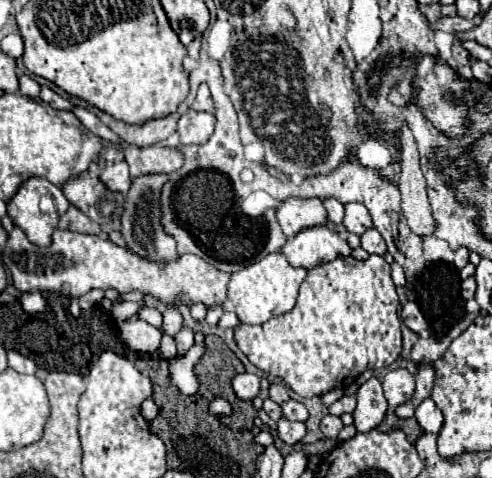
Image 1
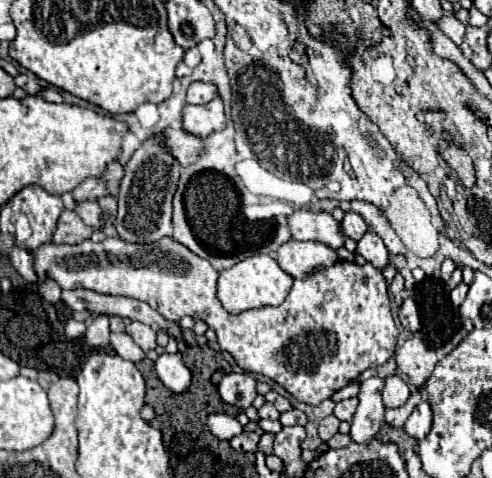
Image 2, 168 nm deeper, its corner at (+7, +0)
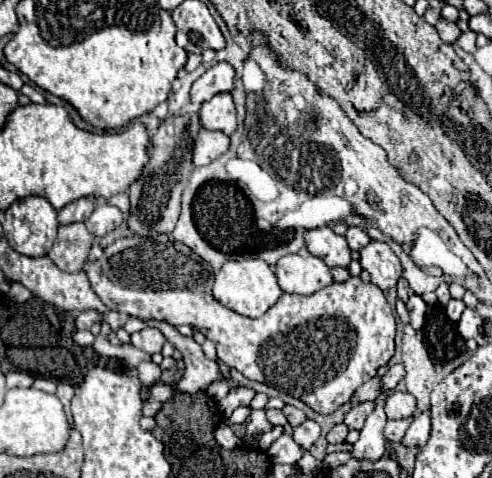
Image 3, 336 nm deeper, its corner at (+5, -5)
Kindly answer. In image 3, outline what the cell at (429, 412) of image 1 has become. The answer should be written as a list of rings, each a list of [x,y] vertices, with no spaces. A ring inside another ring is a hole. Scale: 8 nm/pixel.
[[[421,413],[419,417],[413,419],[413,423],[409,425],[405,437],[401,439],[401,443],[405,447],[423,447],[429,441],[429,433],[431,433],[431,419],[429,413]]]

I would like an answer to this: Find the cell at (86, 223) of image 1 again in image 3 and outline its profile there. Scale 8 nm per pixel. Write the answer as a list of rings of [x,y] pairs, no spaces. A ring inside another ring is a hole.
[[[71,223],[59,227],[59,235],[47,253],[47,257],[67,273],[83,271],[87,255],[93,245],[93,235],[87,231],[85,223]]]

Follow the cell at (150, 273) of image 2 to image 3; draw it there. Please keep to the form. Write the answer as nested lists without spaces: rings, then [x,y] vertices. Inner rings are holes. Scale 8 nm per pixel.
[[[129,237],[117,239],[109,245],[109,257],[103,255],[95,263],[85,265],[85,273],[99,295],[99,299],[111,307],[137,319],[159,319],[171,325],[191,325],[211,339],[217,347],[217,357],[231,369],[241,371],[247,379],[267,383],[279,391],[289,393],[305,401],[317,413],[333,413],[341,405],[353,399],[353,393],[371,377],[377,375],[381,365],[387,365],[395,351],[395,315],[389,307],[383,291],[373,283],[363,283],[359,277],[351,277],[345,283],[331,283],[313,295],[289,295],[283,293],[275,307],[263,317],[251,319],[223,307],[213,295],[213,267],[195,255],[187,245],[165,237],[163,243],[155,239]]]

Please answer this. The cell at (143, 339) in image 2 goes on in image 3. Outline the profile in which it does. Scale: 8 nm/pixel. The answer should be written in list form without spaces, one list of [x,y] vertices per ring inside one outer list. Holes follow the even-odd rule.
[[[145,327],[143,331],[137,331],[137,333],[131,335],[131,343],[137,349],[153,355],[153,353],[159,353],[163,349],[167,339],[165,339],[165,335],[157,327]]]

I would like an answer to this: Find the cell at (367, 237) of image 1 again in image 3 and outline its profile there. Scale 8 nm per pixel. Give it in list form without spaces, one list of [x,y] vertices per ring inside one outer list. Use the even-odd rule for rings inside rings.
[[[371,241],[361,249],[361,267],[369,271],[371,281],[383,291],[393,289],[401,277],[401,263],[397,255],[383,241]]]

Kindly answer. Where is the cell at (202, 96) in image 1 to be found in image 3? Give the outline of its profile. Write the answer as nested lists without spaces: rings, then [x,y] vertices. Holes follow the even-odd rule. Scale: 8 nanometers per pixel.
[[[227,61],[215,63],[209,67],[191,87],[191,101],[195,105],[201,105],[209,101],[217,93],[233,91],[233,79],[235,79],[235,69]]]

